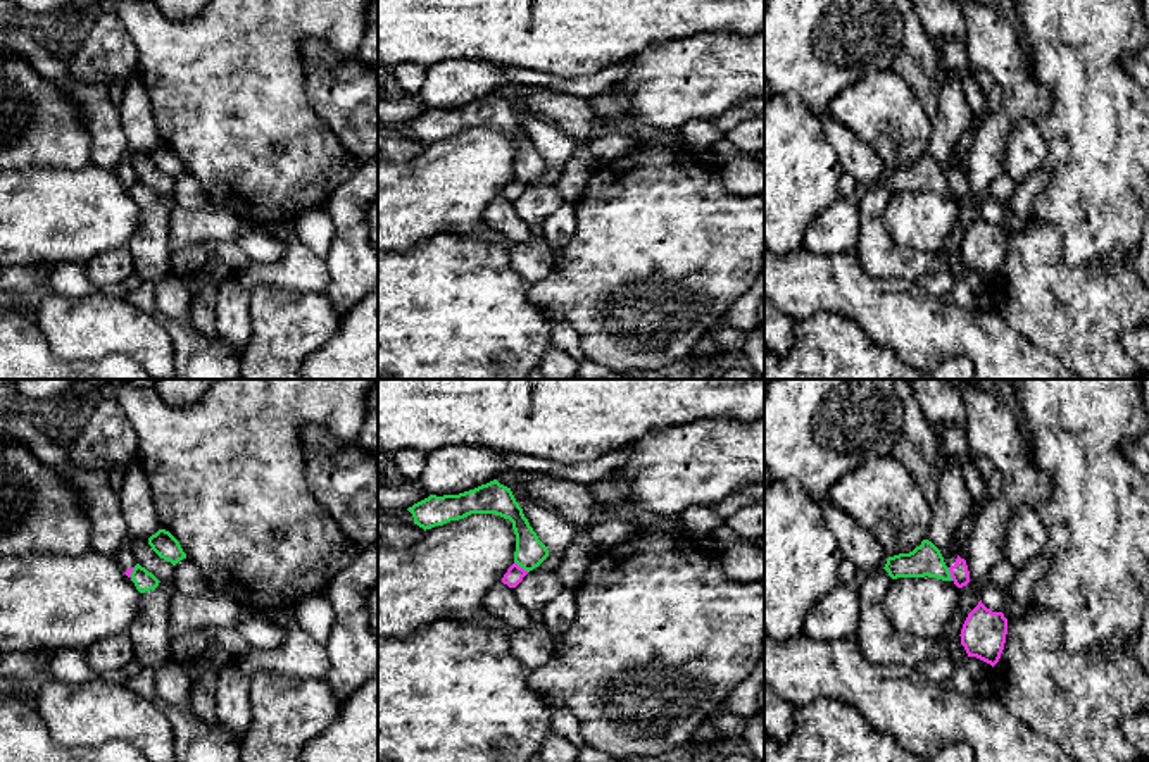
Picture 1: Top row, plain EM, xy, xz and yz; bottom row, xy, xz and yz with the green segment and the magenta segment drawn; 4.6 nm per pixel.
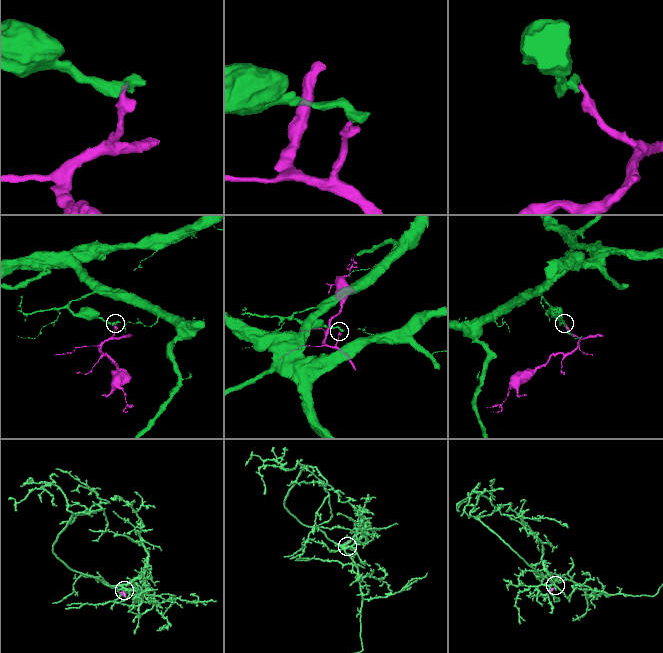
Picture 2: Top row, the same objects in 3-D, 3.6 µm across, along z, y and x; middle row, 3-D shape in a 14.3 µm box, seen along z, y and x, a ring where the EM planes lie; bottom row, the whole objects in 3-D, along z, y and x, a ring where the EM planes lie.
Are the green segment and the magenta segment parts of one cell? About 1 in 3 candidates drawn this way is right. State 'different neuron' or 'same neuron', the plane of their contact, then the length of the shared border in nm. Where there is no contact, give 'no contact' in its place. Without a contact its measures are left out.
different neuron | xz | 90 nm

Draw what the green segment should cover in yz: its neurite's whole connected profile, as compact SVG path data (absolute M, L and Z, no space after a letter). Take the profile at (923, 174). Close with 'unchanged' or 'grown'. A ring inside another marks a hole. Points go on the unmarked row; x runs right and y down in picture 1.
M923 153L921 159L909 167L888 171L883 183L892 193L928 190L952 195L940 164L928 153Z; unchanged

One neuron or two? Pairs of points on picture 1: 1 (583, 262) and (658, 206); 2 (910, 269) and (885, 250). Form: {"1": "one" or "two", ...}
{"1": "one", "2": "one"}

